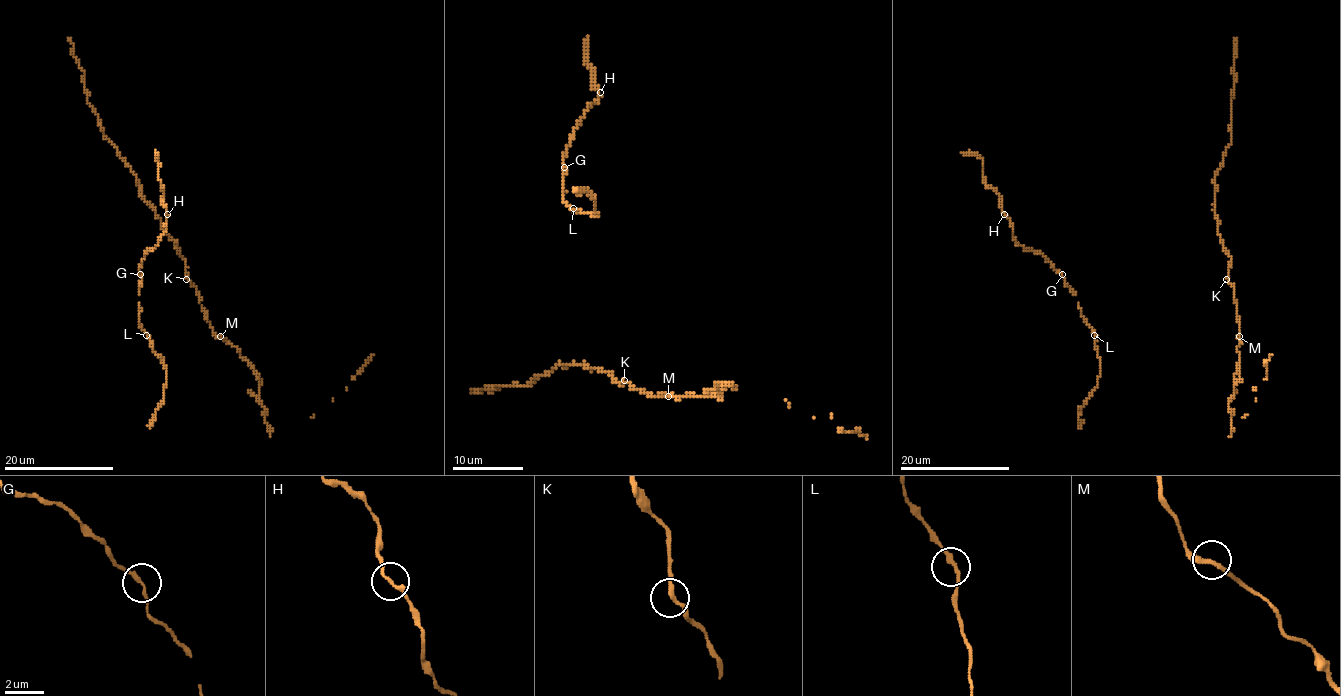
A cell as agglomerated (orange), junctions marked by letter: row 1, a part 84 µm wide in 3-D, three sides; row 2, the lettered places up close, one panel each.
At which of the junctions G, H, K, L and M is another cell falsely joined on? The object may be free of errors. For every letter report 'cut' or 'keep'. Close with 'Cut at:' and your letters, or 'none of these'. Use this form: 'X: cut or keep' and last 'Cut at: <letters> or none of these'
G: keep
H: keep
K: keep
L: keep
M: keep
Cut at: none of these

